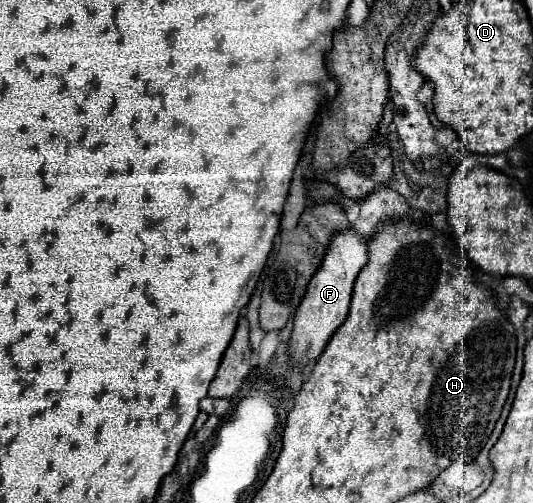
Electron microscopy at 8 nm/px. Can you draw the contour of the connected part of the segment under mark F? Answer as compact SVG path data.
M348 227L346 231L336 231L332 235L326 247L326 255L318 267L318 273L314 273L314 279L310 279L306 295L302 297L302 303L298 305L298 311L294 315L294 331L290 337L292 363L308 365L322 353L332 333L344 323L348 315L354 279L358 277L358 273L366 263L368 263L368 243L354 227Z

